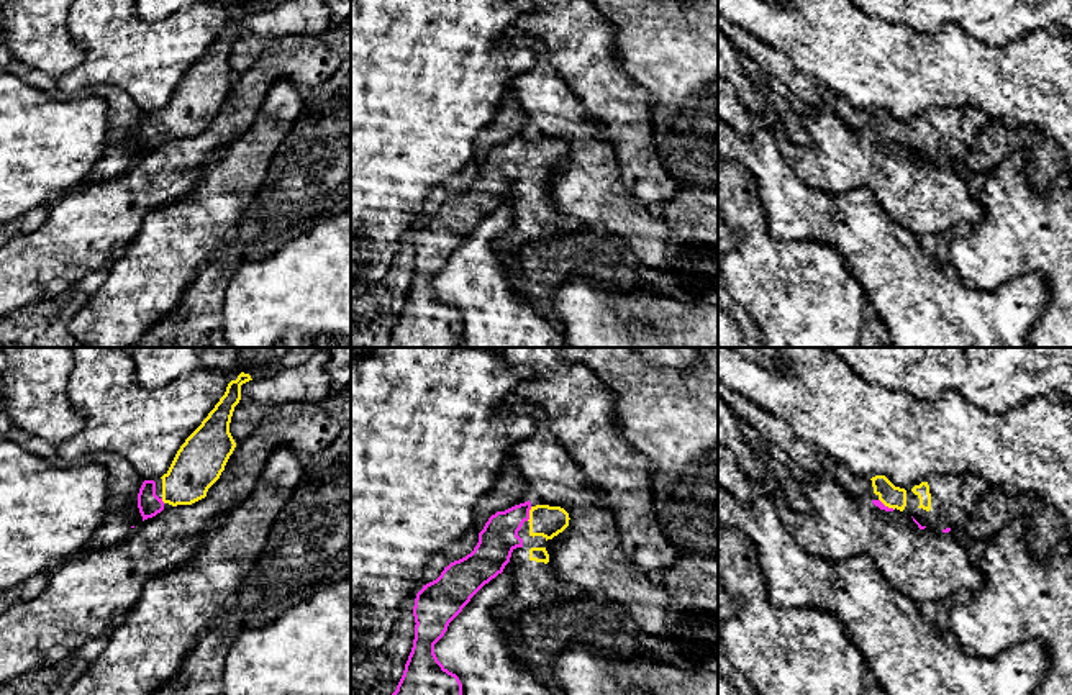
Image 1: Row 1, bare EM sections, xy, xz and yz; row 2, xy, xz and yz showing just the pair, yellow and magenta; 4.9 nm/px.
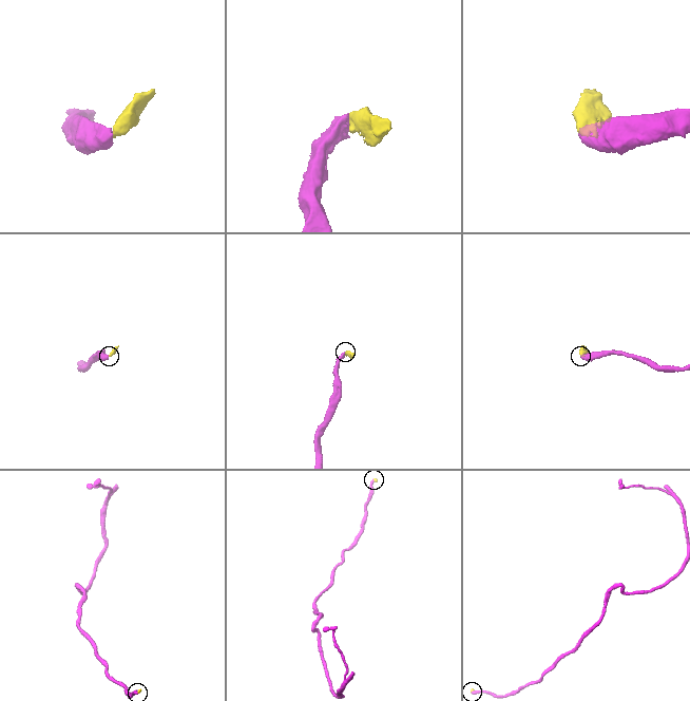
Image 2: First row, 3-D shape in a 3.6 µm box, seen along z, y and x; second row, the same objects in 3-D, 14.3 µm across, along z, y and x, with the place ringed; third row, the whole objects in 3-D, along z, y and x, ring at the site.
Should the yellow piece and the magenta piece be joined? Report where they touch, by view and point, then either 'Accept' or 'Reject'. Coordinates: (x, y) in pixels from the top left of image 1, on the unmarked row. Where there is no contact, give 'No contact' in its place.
Touches yellow at xz (530, 146). Accept

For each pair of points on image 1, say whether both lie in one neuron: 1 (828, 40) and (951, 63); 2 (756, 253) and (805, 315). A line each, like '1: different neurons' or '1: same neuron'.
1: same neuron
2: same neuron

